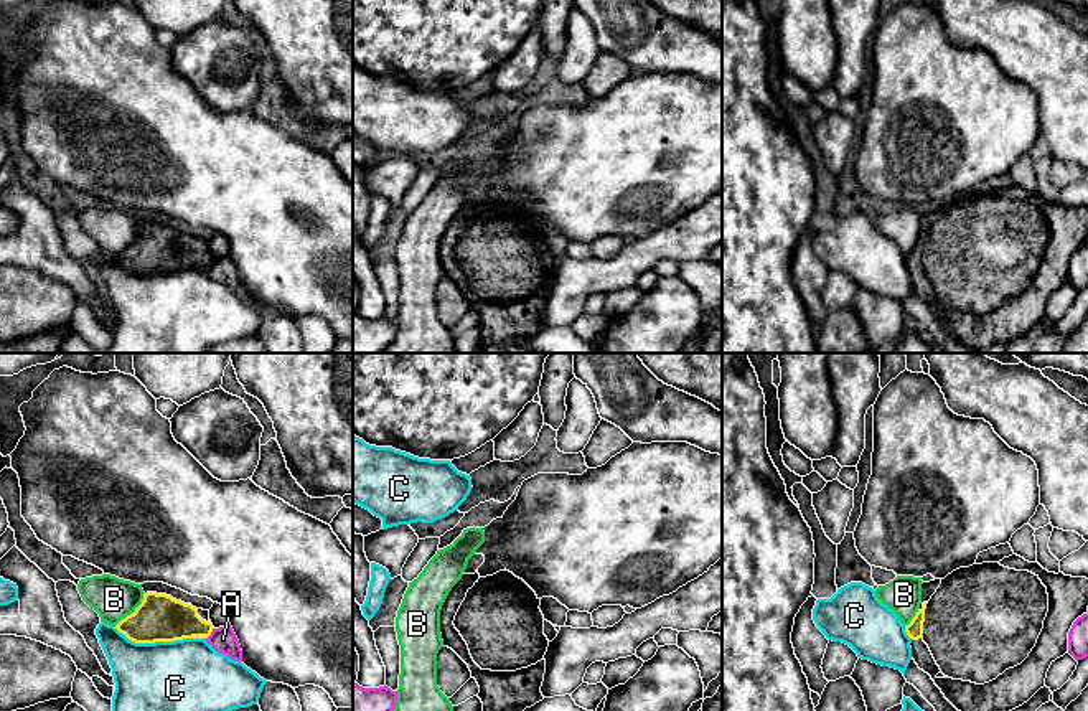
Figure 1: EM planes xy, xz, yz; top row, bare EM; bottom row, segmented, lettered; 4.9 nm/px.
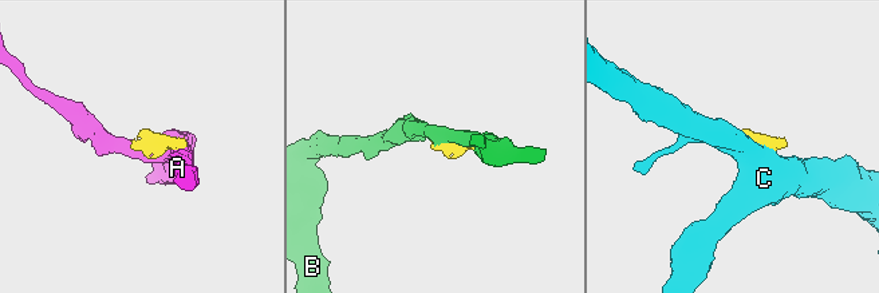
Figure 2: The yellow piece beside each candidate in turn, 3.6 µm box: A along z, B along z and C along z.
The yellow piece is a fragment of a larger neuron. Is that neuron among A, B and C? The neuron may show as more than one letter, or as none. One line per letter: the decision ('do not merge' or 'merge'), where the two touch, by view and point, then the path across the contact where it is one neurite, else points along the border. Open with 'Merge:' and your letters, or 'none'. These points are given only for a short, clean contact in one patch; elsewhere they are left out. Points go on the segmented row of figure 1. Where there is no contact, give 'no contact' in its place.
Merge: none
A: do not merge; contact xy (210, 634); border xy (213, 629), (206, 639)
B: do not merge; contact xy (136, 611)
C: do not merge; contact xy (154, 642)

